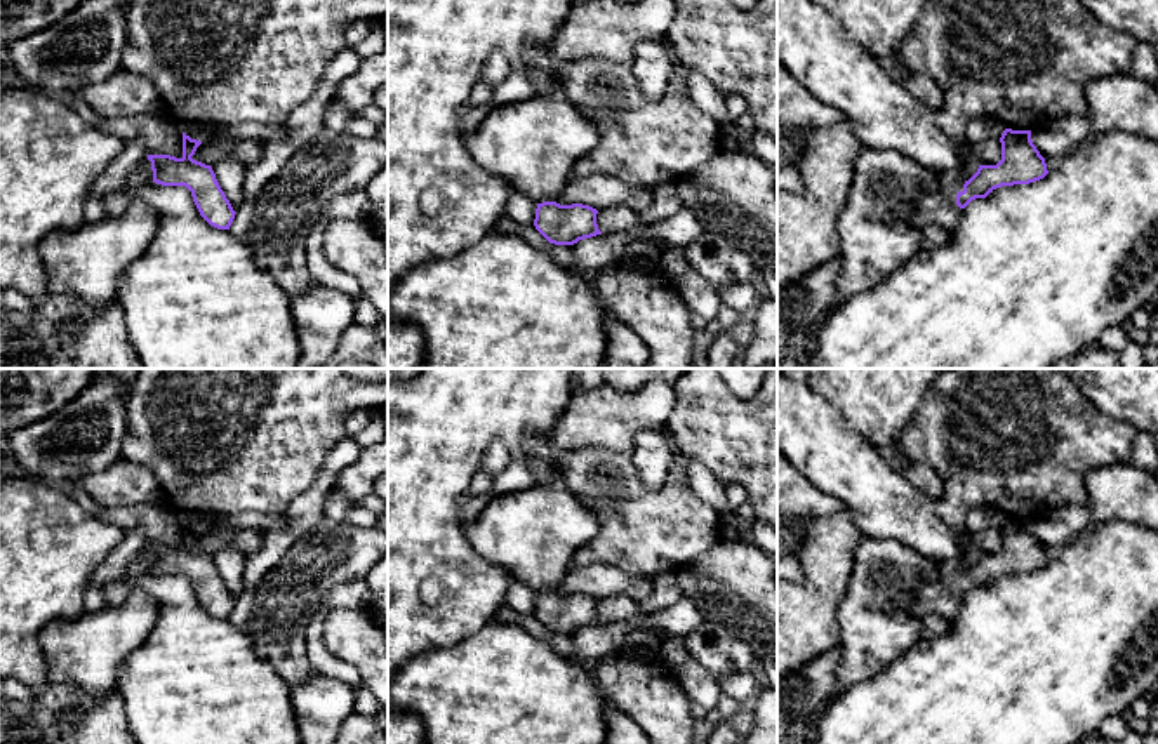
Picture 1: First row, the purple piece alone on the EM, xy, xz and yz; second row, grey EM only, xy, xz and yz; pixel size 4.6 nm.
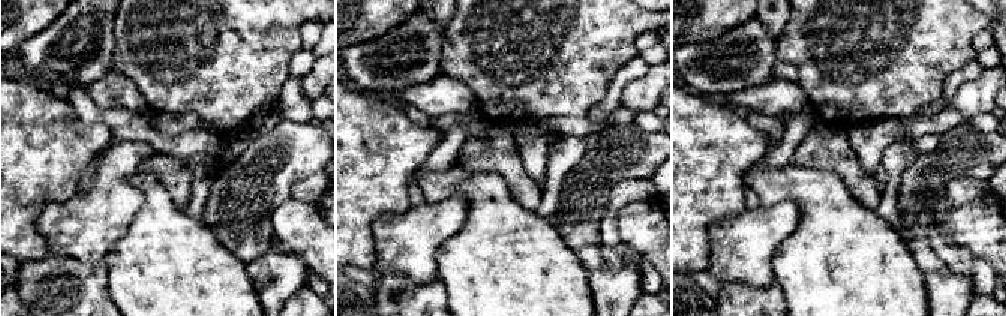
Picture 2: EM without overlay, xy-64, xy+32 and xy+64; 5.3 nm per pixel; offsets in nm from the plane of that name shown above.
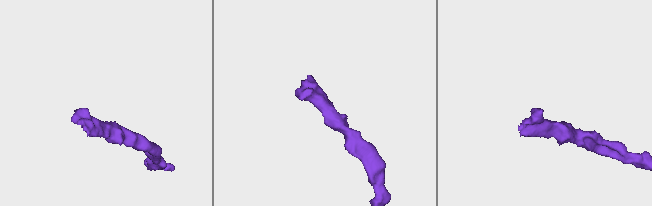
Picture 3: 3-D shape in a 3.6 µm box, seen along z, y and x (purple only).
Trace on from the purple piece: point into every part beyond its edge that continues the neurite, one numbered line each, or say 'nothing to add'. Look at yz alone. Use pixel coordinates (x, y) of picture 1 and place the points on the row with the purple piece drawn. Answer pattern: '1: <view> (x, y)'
1: yz (939, 207)

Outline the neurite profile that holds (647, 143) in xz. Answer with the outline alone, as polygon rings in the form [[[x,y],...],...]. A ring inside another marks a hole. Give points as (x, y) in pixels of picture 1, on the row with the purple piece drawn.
[[[581,57],[556,64],[556,73],[569,101],[598,130],[593,149],[574,165],[579,177],[603,174],[652,189],[723,149],[723,125],[692,101],[682,66],[659,99],[643,94],[629,63]]]

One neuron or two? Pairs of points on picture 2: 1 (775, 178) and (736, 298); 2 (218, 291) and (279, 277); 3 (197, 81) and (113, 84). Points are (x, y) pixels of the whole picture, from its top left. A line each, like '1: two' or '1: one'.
1: two
2: two
3: two

